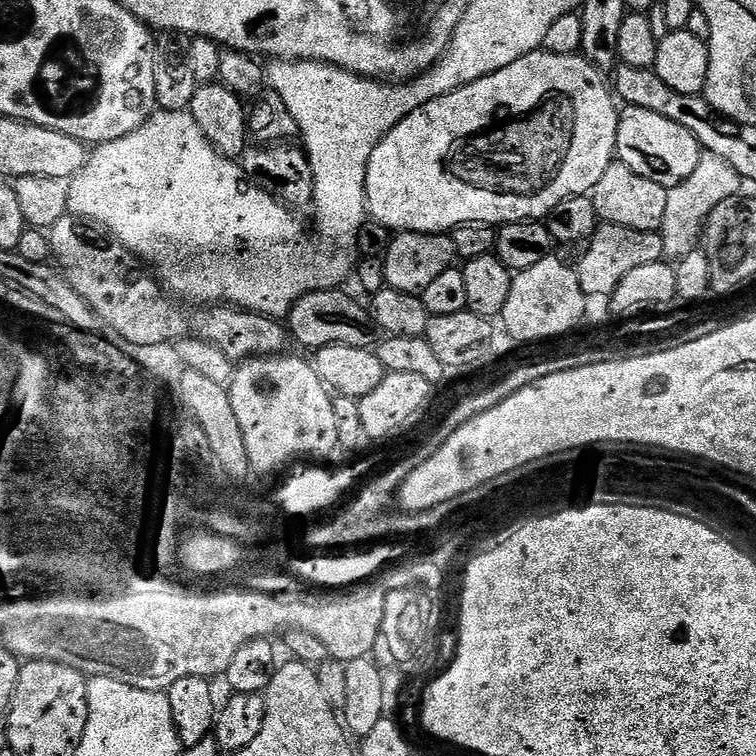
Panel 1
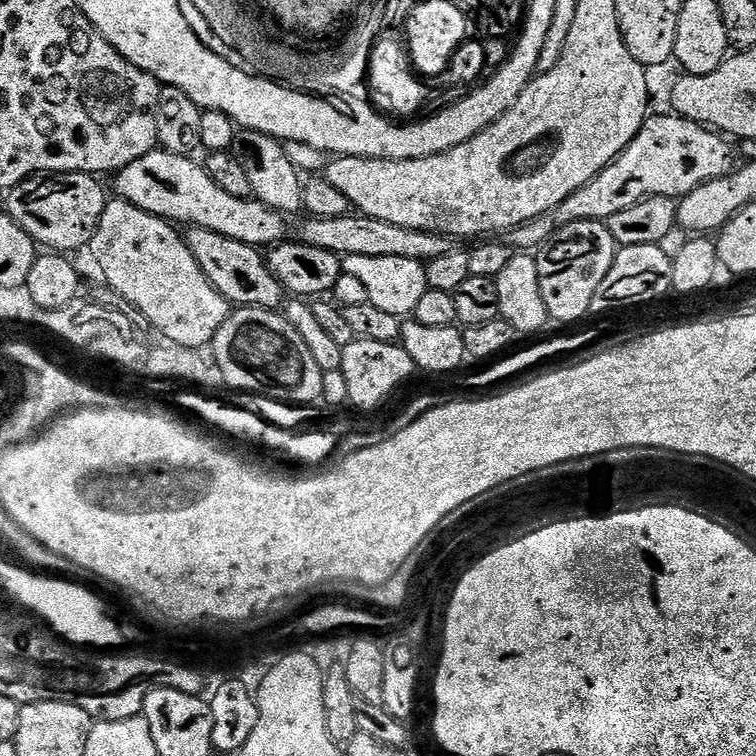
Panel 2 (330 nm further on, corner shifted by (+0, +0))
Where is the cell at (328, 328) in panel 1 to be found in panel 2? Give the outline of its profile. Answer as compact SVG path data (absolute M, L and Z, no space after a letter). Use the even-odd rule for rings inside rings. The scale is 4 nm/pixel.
M195 226L187 229L186 239L198 266L202 266L206 278L210 278L213 286L228 299L229 305L273 310L281 307L286 296L285 290L276 275L269 270L265 253L257 245L238 242L209 228Z

